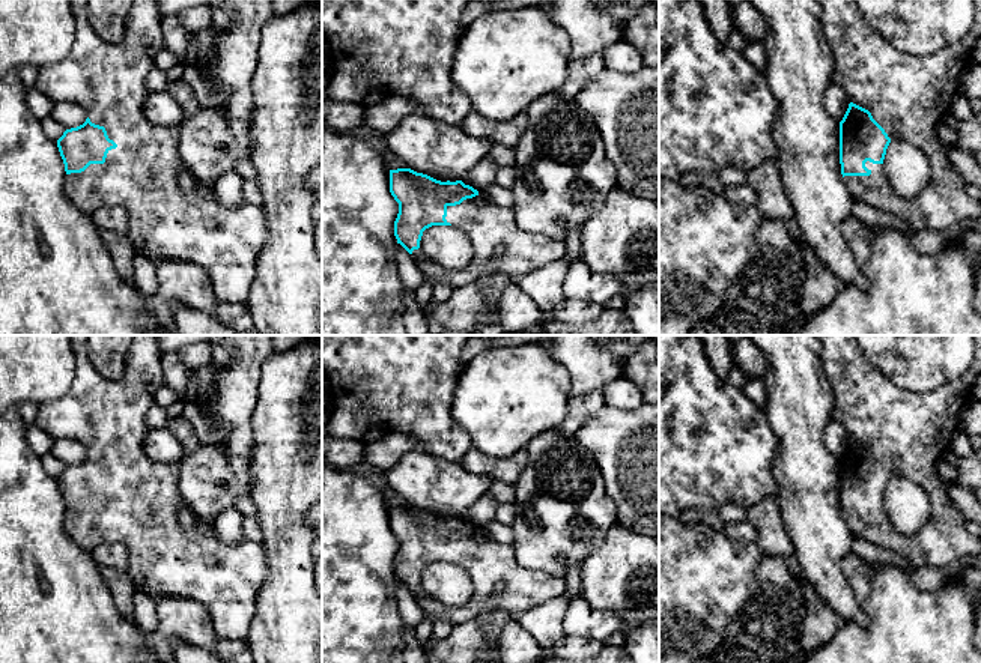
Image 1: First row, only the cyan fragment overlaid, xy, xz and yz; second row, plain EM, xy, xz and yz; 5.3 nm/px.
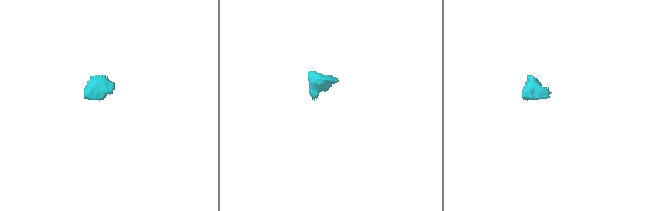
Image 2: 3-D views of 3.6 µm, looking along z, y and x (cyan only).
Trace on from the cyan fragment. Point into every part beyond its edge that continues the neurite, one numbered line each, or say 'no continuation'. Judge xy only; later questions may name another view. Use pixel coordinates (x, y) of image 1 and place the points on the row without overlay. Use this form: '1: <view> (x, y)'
1: xy (109, 417)

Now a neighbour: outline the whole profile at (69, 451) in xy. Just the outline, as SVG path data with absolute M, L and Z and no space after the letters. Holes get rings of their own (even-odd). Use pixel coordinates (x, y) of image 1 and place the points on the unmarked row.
M66 437L54 439L50 453L66 466L77 465L83 462L87 456L87 450L84 448L83 444Z

